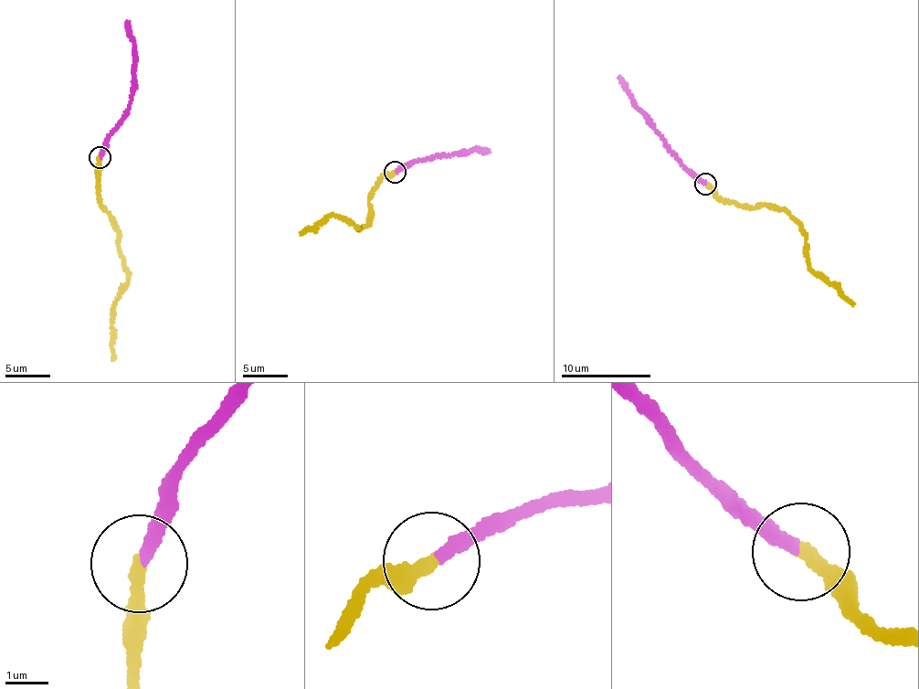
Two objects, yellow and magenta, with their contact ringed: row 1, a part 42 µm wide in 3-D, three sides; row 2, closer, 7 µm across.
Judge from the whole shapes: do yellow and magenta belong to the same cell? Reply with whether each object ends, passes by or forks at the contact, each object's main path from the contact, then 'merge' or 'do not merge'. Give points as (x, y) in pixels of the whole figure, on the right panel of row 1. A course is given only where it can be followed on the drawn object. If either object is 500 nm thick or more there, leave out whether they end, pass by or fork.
yellow ends; magenta ends; course yellow (706, 183), (719, 197), (787, 213), (800, 226), (816, 272), (852, 306); course magenta (705, 182), (681, 162), (618, 77); do not merge

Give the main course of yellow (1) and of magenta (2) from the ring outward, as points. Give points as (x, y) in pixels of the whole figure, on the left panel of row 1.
1: (99, 157), (98, 196), (120, 238), (127, 275), (127, 289), (114, 309), (111, 361)
2: (101, 157), (131, 98), (134, 78), (126, 20)

